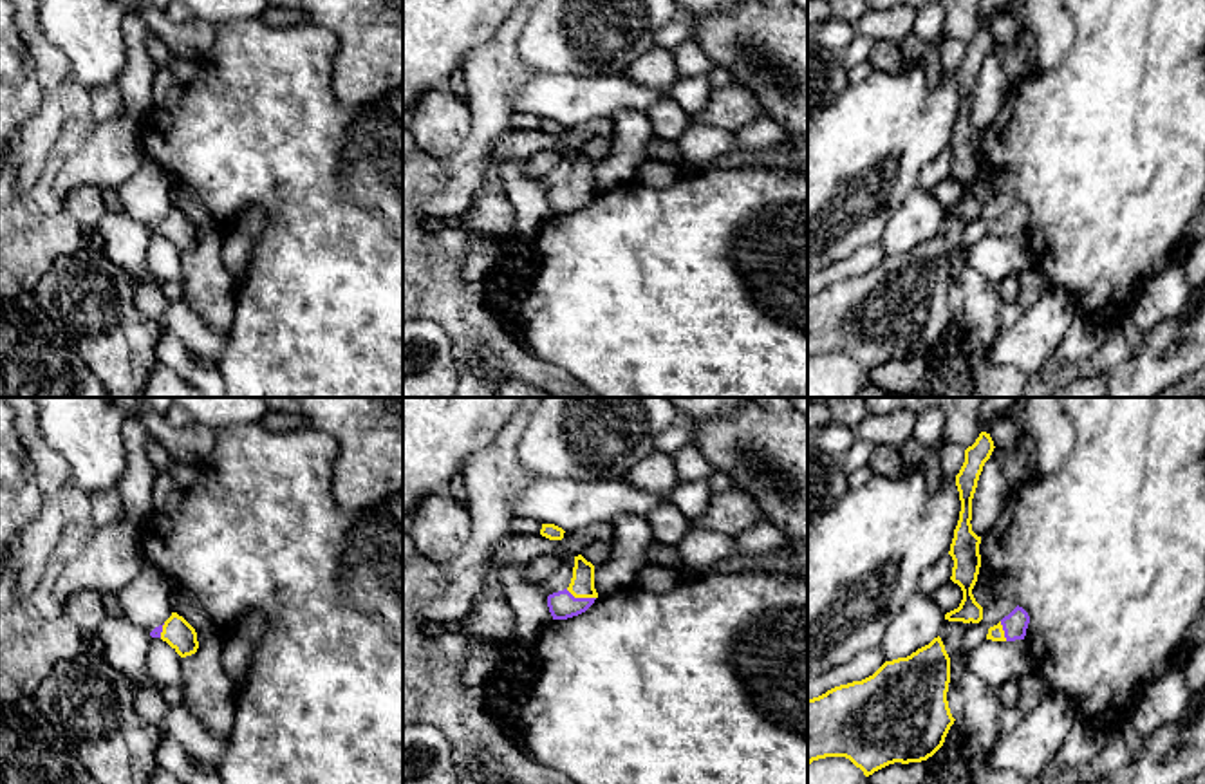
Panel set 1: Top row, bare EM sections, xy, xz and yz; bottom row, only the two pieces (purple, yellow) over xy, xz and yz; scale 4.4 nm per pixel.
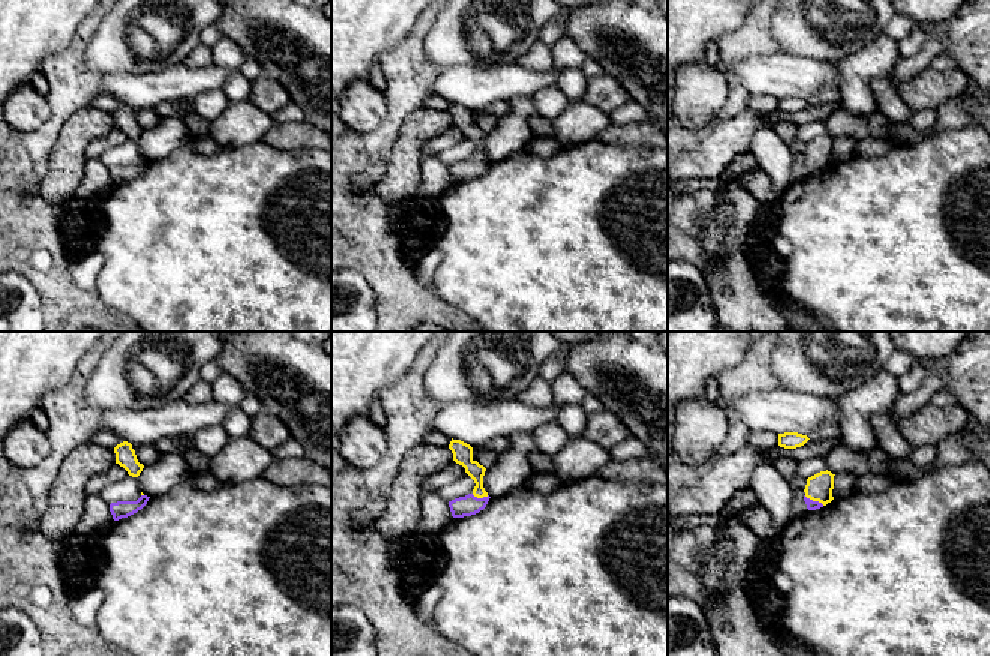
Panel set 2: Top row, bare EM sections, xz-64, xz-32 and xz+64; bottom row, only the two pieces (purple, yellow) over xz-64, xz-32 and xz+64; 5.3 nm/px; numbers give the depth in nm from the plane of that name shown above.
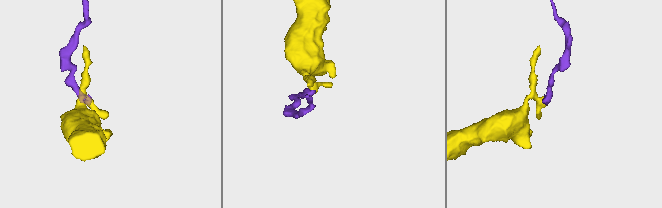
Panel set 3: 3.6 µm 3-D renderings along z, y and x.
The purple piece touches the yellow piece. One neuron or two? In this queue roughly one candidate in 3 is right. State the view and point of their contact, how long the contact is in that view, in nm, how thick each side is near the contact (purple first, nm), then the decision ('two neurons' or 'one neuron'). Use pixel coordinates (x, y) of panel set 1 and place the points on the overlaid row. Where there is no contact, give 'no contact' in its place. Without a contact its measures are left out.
meets purple in xz at (580, 598); contact 140 nm long; 120 nm thick on the purple side, 110 nm on the other; one neuron

